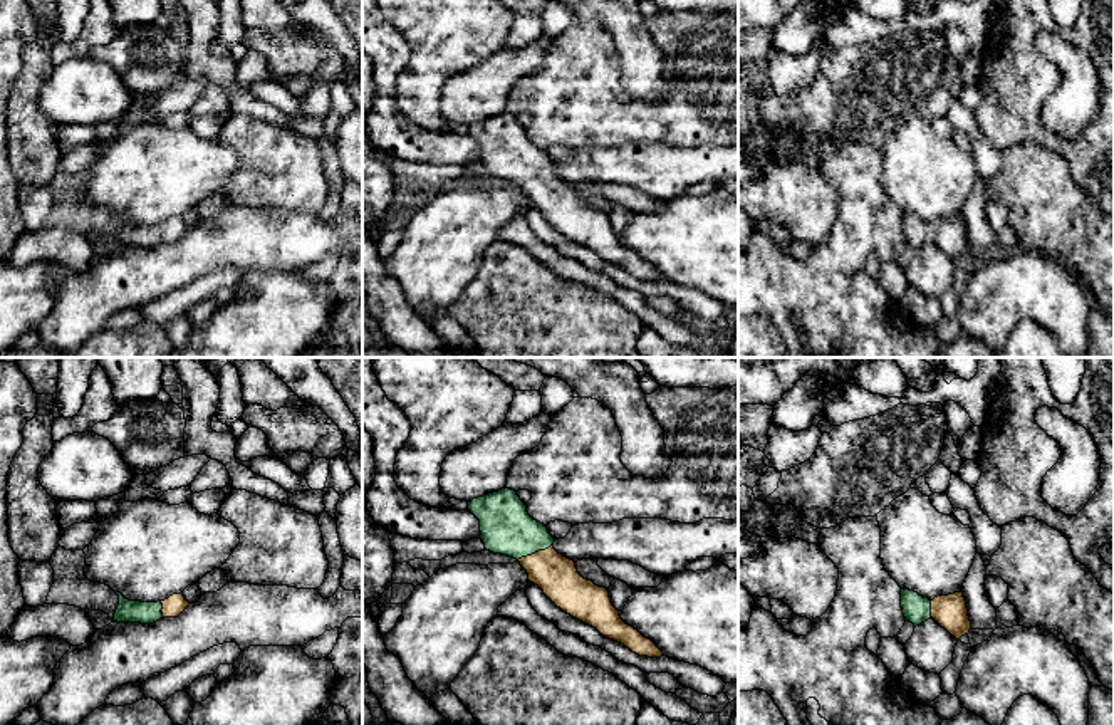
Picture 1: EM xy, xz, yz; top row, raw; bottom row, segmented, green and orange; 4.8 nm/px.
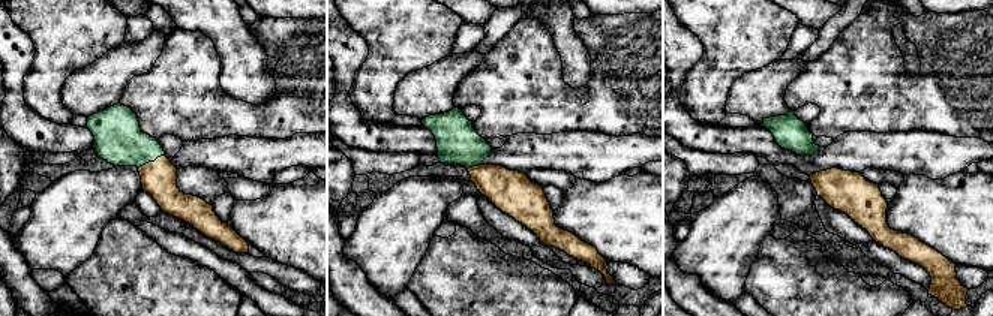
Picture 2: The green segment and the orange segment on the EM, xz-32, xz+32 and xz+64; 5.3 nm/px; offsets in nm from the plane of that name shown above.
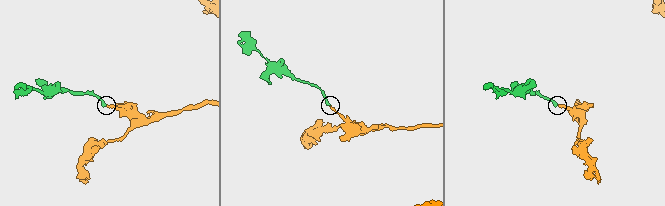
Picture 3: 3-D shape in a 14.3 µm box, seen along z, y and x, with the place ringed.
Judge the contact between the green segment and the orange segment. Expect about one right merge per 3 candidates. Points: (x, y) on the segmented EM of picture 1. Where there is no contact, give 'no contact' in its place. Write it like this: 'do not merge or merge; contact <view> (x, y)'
merge; contact xz (534, 552)

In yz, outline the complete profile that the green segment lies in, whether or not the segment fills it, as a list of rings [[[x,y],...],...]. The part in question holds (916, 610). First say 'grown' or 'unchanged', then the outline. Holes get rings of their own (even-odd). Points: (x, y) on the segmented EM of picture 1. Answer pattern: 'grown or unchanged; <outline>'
grown; [[[901,589],[901,608],[906,621],[913,623],[914,628],[933,618],[956,639],[971,629],[963,592],[938,596],[929,601],[914,591]]]

